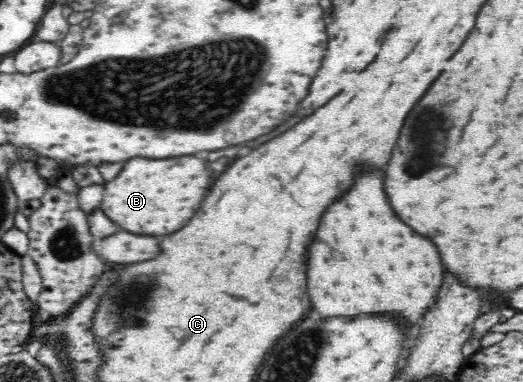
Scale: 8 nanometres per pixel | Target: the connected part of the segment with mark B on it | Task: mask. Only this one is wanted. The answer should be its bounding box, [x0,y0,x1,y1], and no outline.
[100,158,212,234]

